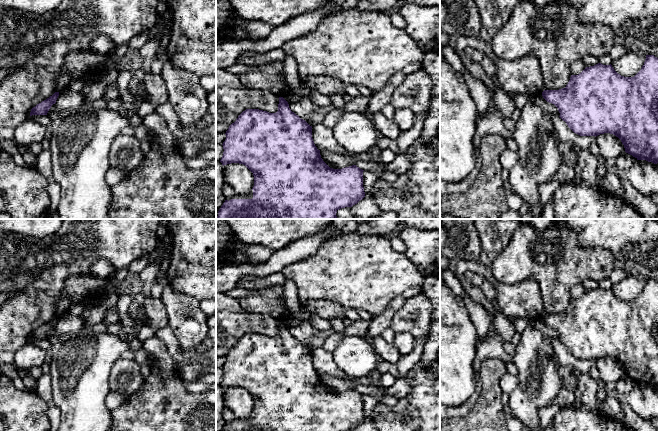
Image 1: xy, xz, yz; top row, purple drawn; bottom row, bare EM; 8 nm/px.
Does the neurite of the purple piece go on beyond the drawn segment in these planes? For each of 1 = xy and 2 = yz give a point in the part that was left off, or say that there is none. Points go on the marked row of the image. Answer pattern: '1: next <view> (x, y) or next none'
1: next none
2: next none

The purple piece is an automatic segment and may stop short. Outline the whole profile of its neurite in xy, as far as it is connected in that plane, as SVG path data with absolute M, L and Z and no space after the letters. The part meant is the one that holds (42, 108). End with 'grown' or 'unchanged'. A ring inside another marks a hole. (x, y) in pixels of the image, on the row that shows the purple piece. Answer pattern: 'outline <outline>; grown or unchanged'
outline M55 92L52 96L37 104L31 109L30 116L32 115L47 115L49 109L53 104L56 103L56 100L59 96L59 92Z; unchanged

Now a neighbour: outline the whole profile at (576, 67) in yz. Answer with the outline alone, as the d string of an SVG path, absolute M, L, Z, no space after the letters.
M582 59L574 61L570 65L571 75L578 75L578 74L580 74L585 68L586 67L585 67L584 62L582 61Z

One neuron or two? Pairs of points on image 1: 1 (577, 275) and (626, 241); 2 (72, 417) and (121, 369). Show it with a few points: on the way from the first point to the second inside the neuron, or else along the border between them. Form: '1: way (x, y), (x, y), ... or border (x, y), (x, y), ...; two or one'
1: border (588, 247), (607, 248), (615, 259); two
2: border (118, 359), (111, 369), (109, 390); two

